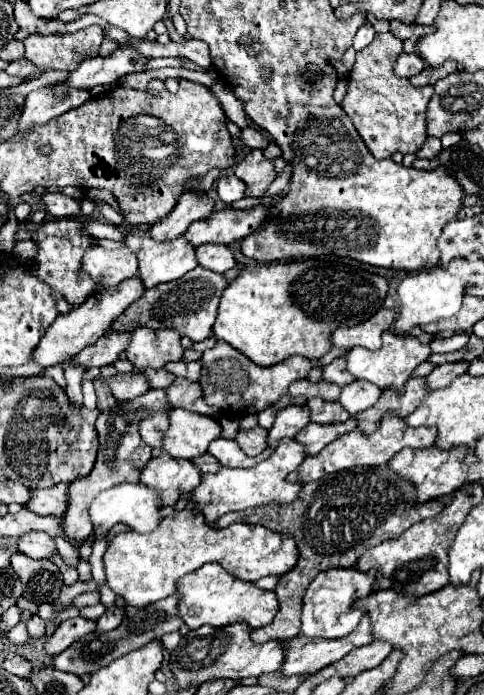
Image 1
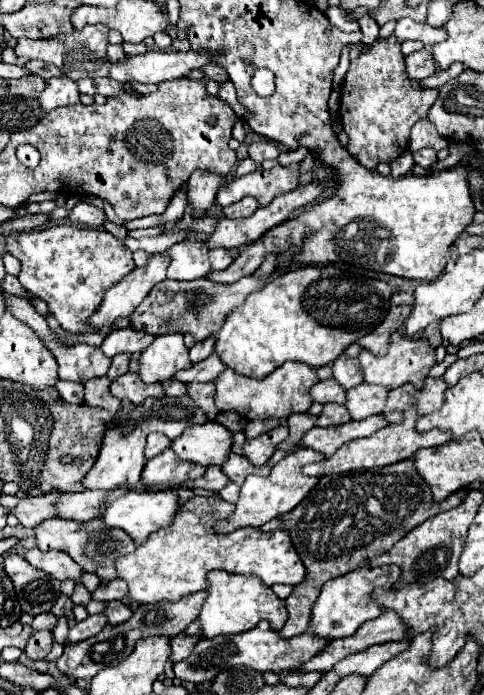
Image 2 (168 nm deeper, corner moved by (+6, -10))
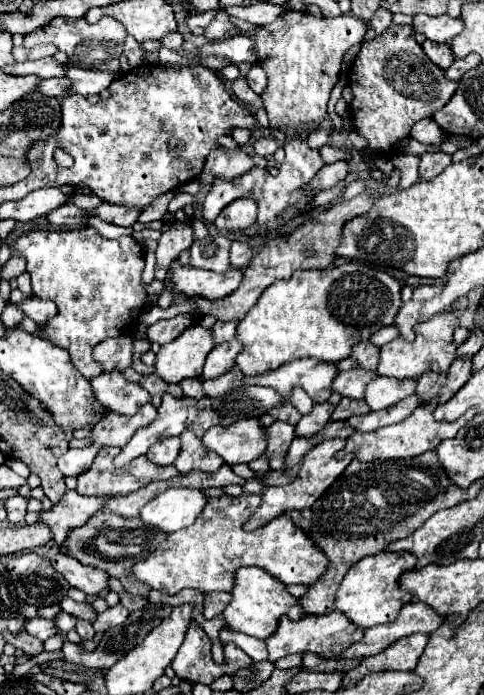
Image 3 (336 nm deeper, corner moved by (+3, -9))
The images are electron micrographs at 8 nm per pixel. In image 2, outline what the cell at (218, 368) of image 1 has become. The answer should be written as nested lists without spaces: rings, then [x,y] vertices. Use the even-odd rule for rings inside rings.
[[[286,362],[262,380],[244,378],[236,374],[234,370],[226,368],[216,378],[216,406],[220,412],[234,410],[248,420],[262,420],[262,418],[272,418],[272,416],[284,420],[296,412],[308,412],[308,408],[312,406],[310,388],[316,382],[318,382],[316,370],[302,362]]]

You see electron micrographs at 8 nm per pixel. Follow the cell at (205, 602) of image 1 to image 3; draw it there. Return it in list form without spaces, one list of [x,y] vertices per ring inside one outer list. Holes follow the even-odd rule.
[[[241,567],[235,573],[235,583],[231,589],[231,601],[223,609],[221,617],[225,619],[225,629],[247,633],[247,635],[257,637],[257,639],[265,639],[275,631],[277,619],[281,615],[285,615],[293,605],[297,605],[297,599],[287,593],[285,585],[279,579],[269,577],[269,573],[265,569]]]

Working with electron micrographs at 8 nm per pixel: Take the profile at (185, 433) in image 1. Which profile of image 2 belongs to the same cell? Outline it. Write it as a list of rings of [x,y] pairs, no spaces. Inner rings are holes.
[[[210,422],[186,428],[186,432],[172,442],[172,448],[182,460],[202,466],[222,466],[230,456],[232,436],[234,434],[222,424]]]

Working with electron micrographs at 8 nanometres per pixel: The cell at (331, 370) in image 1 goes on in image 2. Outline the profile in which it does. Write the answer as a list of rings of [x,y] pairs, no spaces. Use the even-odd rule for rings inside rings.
[[[340,356],[332,368],[334,368],[334,380],[338,380],[346,390],[364,382],[362,368],[358,368],[358,358]]]

